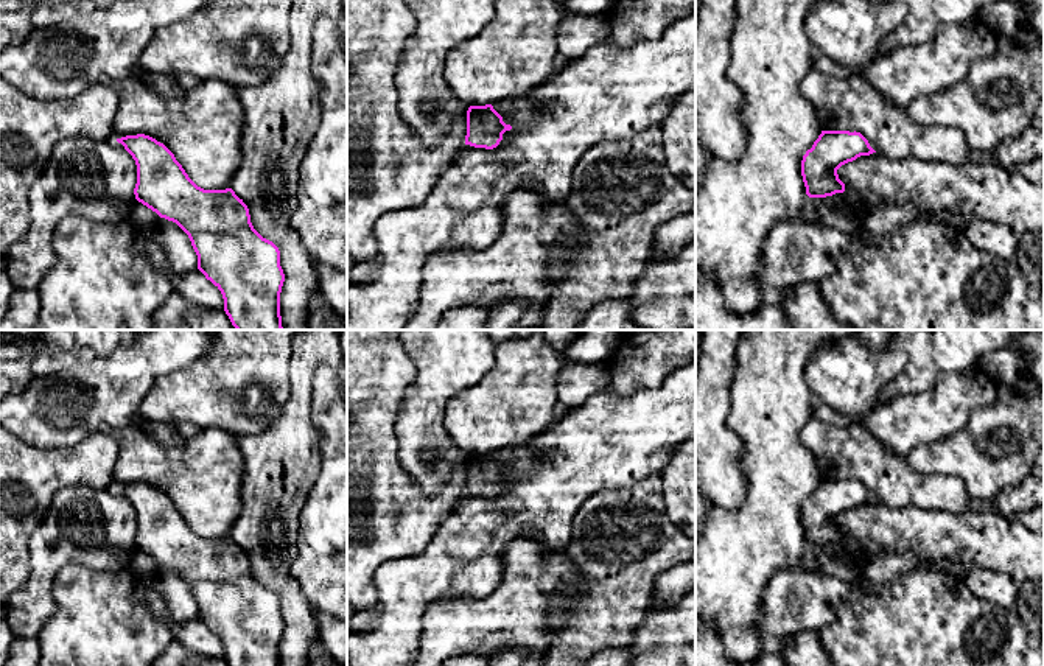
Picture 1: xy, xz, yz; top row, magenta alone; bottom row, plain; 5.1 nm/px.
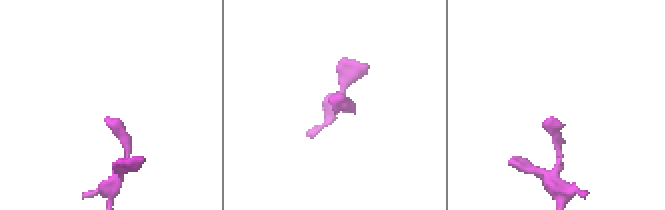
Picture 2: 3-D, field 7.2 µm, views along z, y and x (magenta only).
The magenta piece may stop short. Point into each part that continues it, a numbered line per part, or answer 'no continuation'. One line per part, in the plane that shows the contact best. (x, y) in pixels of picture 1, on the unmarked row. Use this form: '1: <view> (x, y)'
no continuation

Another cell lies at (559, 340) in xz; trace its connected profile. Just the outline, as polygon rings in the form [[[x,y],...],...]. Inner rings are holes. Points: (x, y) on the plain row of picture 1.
[[[543,330],[545,341],[560,355],[562,363],[568,359],[566,350],[573,339],[585,330]]]

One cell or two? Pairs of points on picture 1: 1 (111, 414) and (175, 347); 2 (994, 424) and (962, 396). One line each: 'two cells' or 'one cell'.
1: one cell
2: two cells

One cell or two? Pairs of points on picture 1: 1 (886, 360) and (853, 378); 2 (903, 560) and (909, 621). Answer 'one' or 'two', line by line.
1: one
2: two

